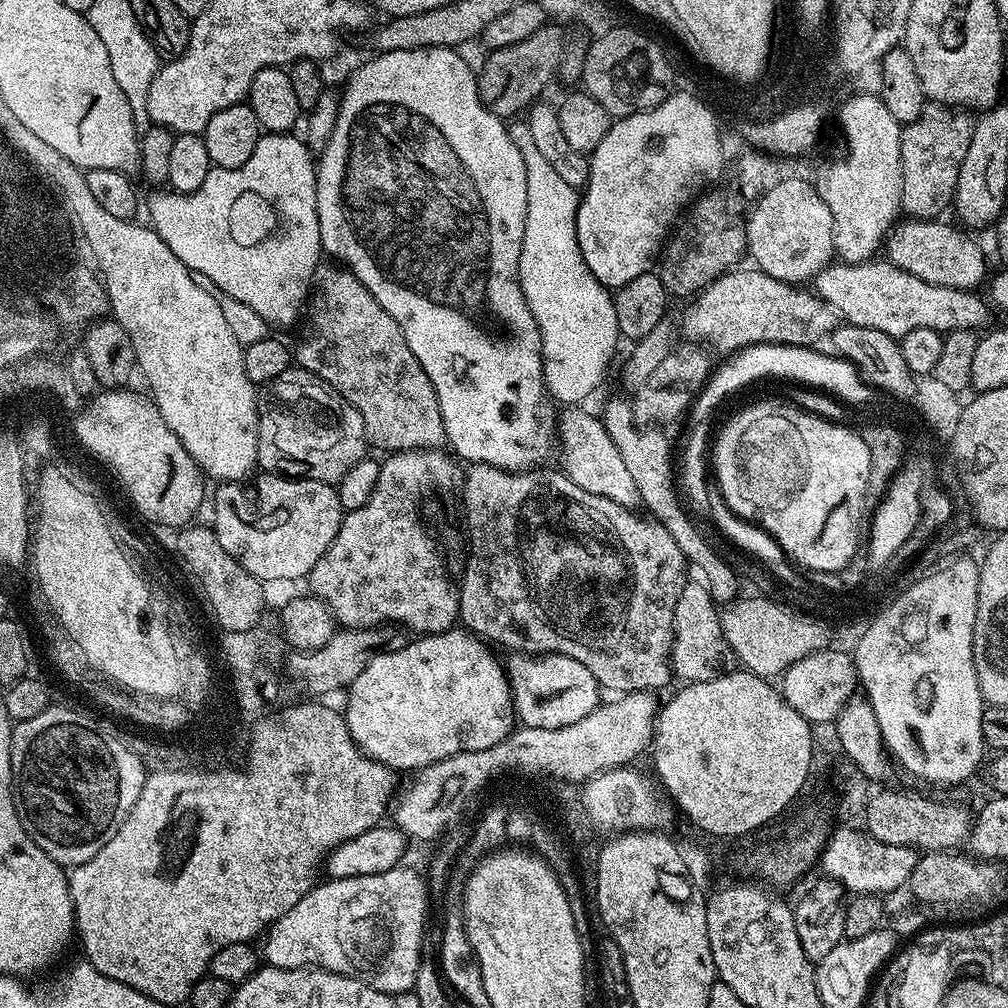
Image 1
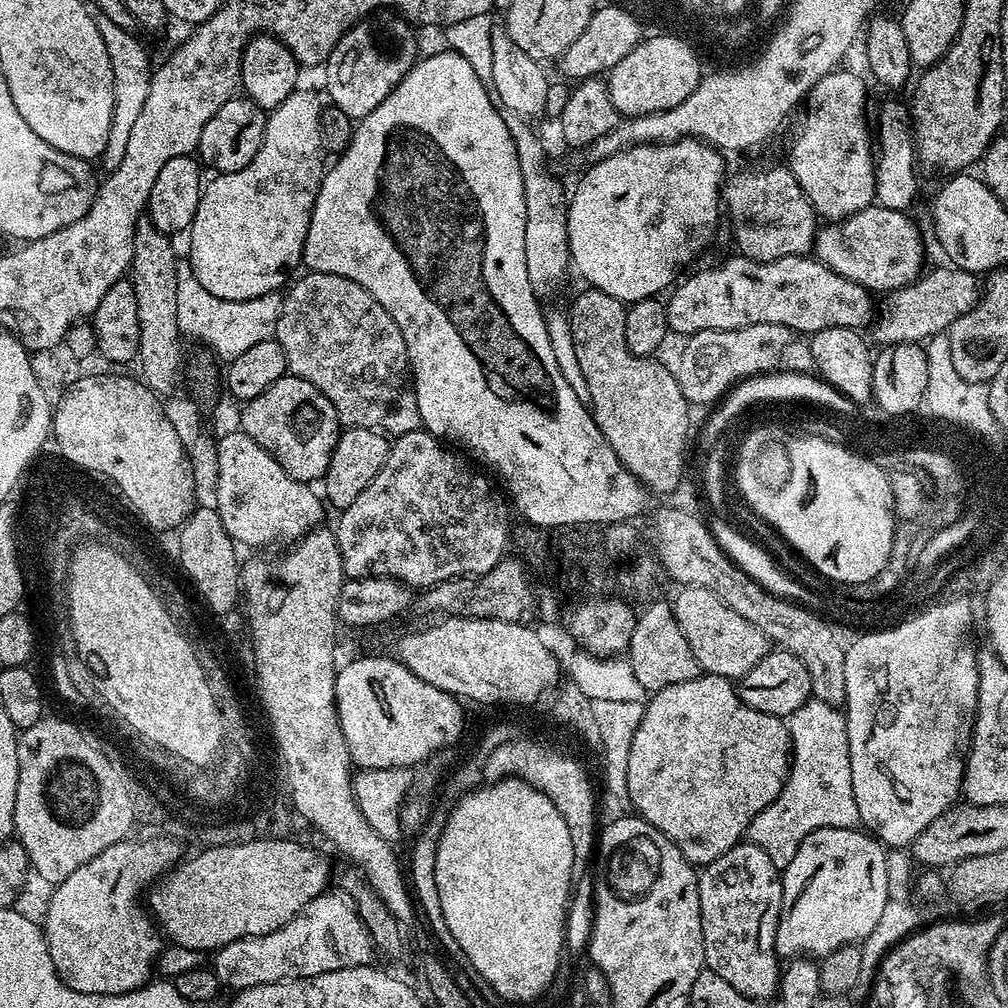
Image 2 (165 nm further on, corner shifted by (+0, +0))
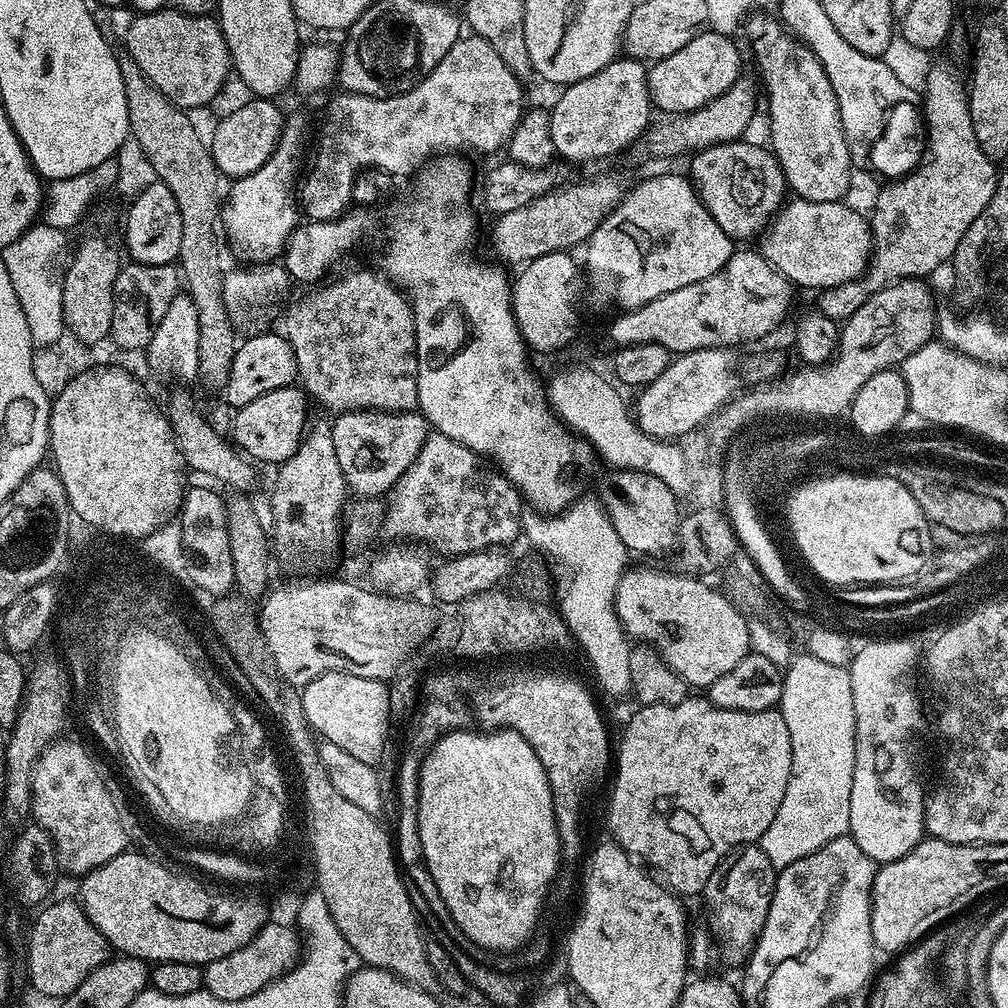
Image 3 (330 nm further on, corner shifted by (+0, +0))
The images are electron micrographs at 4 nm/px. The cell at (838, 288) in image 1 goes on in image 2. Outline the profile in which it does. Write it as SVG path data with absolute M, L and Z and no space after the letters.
M732 254L729 260L721 262L717 268L696 272L685 284L675 285L676 293L667 297L668 326L680 338L692 336L700 330L742 330L743 327L759 323L777 323L778 326L791 328L793 333L811 334L834 326L864 330L873 323L873 293L842 274L834 274L818 259L811 255L787 256L774 262L758 262L739 254Z

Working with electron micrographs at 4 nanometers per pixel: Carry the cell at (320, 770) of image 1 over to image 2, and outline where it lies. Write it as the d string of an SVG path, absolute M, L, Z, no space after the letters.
M120 844L111 850L102 850L102 854L90 858L86 866L78 866L70 878L51 889L52 897L44 912L42 927L46 946L50 950L50 962L54 962L54 970L62 982L70 986L70 990L78 990L82 994L97 992L103 996L113 996L138 990L153 979L162 951L162 933L146 911L142 897L153 881L165 875L168 856L167 851L158 850L154 845Z

